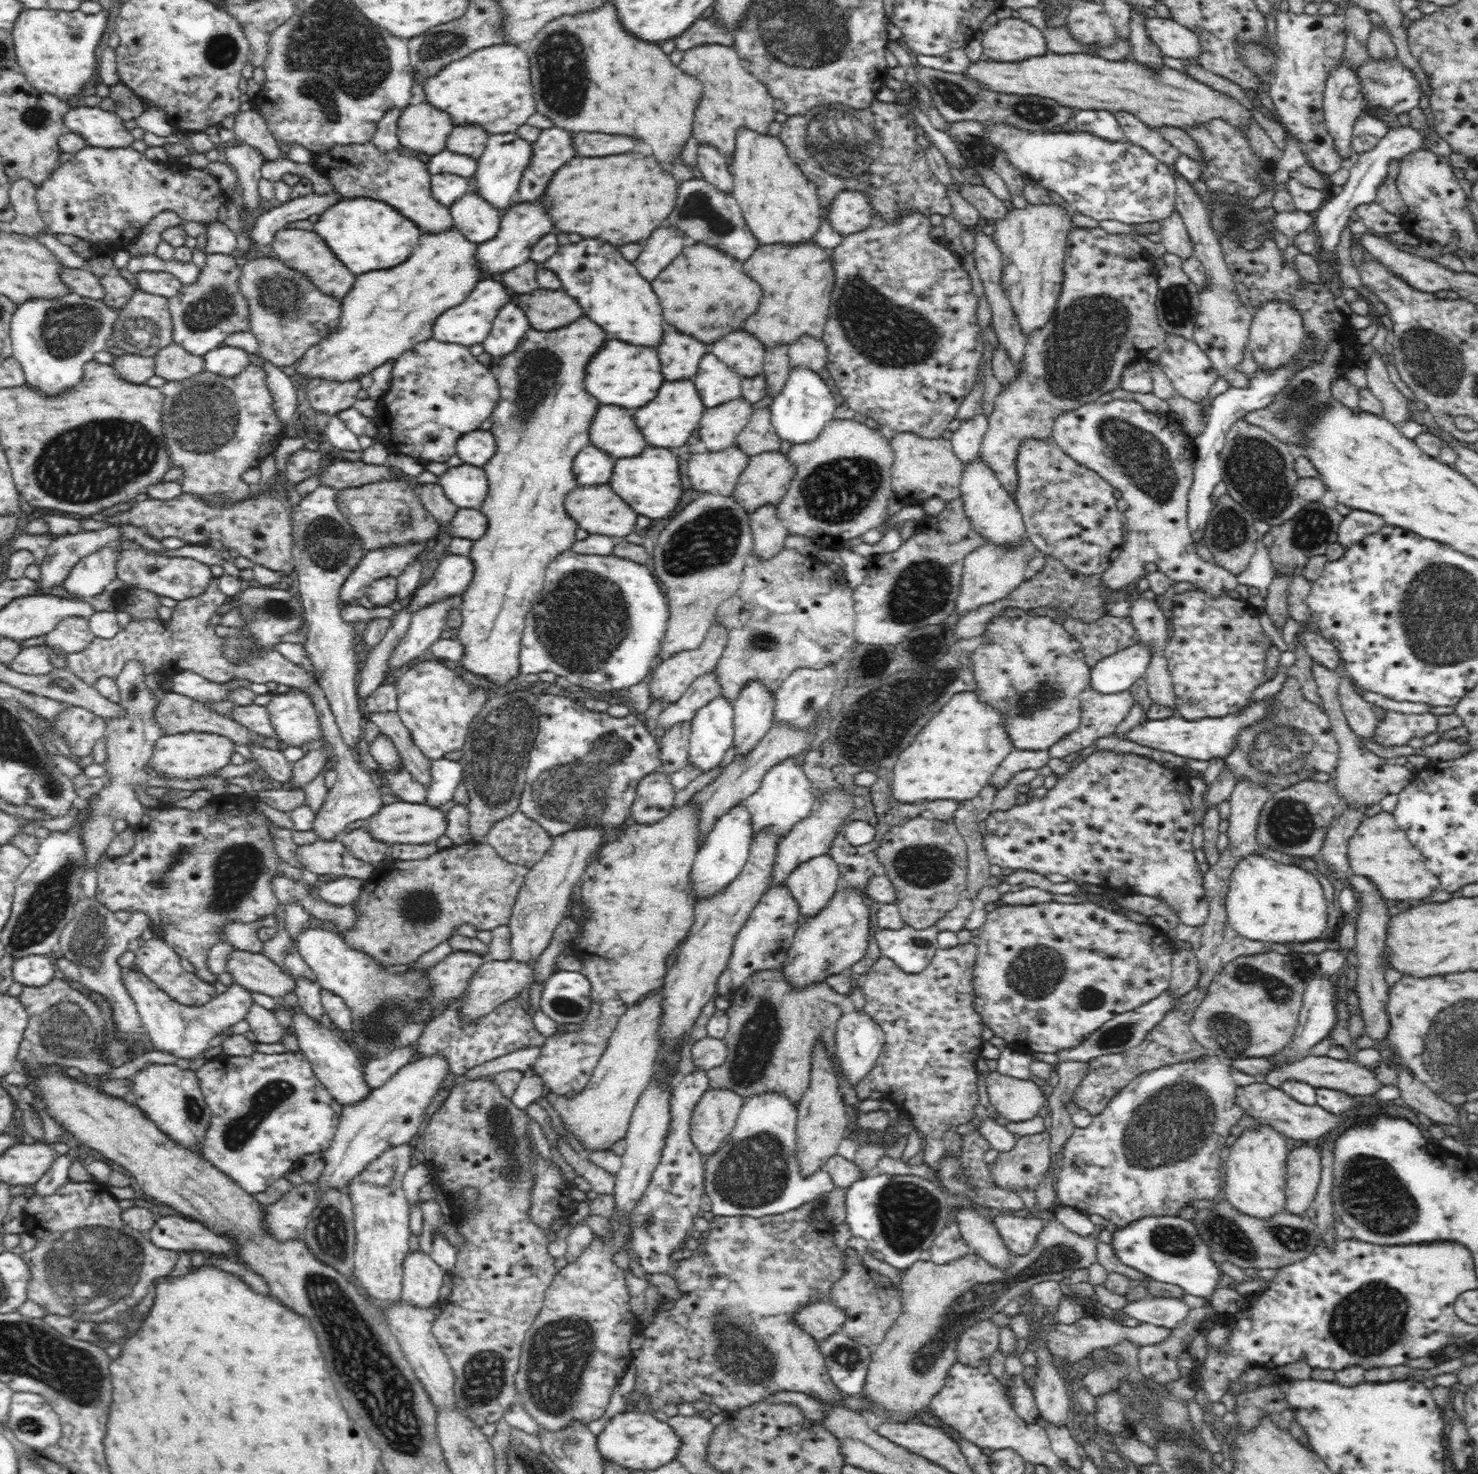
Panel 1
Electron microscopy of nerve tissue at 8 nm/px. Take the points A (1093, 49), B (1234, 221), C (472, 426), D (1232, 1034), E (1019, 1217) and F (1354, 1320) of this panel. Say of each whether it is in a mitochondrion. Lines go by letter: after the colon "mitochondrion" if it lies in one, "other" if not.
A: other
B: mitochondrion
C: other
D: mitochondrion
E: other
F: mitochondrion

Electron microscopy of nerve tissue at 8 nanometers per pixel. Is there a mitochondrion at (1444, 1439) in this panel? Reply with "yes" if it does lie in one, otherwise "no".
no

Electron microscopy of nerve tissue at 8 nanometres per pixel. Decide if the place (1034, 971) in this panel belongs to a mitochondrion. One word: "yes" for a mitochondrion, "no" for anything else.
yes

